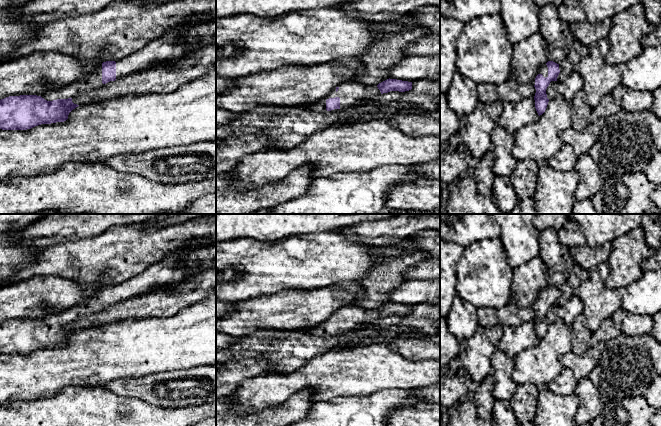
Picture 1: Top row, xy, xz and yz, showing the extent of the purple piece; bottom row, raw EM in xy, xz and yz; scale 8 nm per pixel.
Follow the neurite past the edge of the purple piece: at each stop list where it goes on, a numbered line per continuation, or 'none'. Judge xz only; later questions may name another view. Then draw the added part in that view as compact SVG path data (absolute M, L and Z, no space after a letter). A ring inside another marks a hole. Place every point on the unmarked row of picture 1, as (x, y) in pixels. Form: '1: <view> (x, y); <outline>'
1: xz (351, 317); M349 304L340 308L339 313L333 313L325 322L318 326L308 328L311 336L324 337L326 334L326 324L329 322L340 322L340 332L331 335L344 334L361 330L381 316L375 309L364 309L354 304Z

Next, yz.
1: yz (543, 294); M543 289L543 290L540 292L538 298L542 298L543 301L545 301L545 302L548 301L548 291L547 291L547 289Z

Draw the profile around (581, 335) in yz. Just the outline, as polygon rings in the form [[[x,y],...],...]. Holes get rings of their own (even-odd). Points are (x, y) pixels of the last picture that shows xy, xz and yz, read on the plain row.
[[[583,313],[576,316],[571,329],[571,351],[576,355],[585,353],[590,347],[592,332],[585,326],[585,315]]]

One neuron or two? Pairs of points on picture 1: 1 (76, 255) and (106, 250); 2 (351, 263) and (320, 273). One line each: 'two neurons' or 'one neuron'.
1: one neuron
2: one neuron

